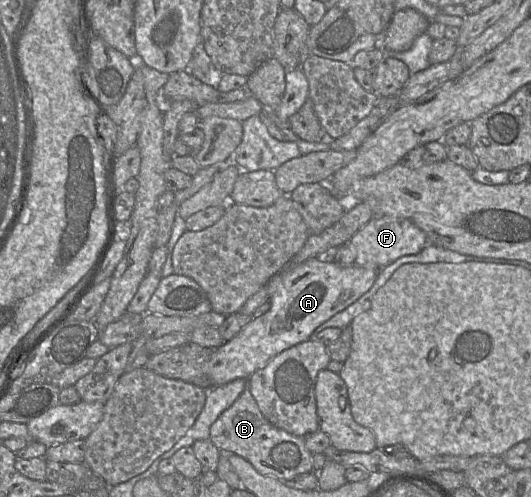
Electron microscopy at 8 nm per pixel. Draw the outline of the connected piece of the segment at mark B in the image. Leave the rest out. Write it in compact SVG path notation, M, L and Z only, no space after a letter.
M248 388L212 424L209 440L220 452L238 455L251 463L260 474L281 481L314 470L313 454L306 448L304 437L294 436L272 425L262 414Z

